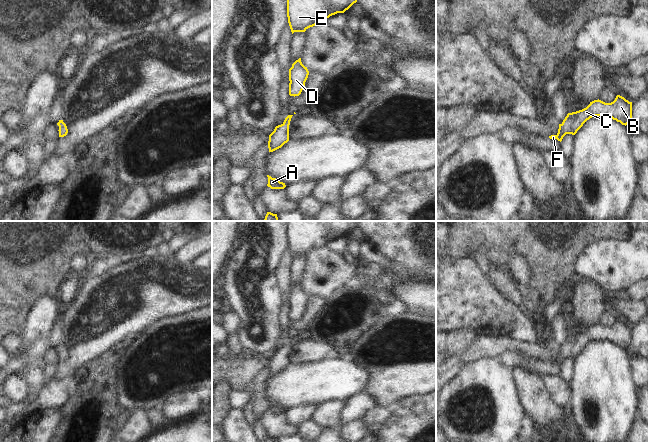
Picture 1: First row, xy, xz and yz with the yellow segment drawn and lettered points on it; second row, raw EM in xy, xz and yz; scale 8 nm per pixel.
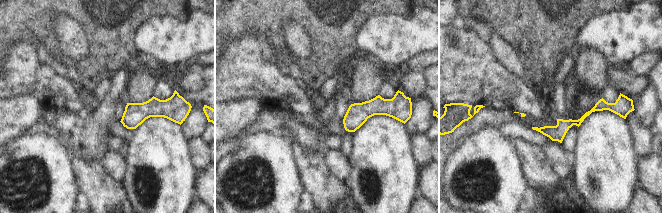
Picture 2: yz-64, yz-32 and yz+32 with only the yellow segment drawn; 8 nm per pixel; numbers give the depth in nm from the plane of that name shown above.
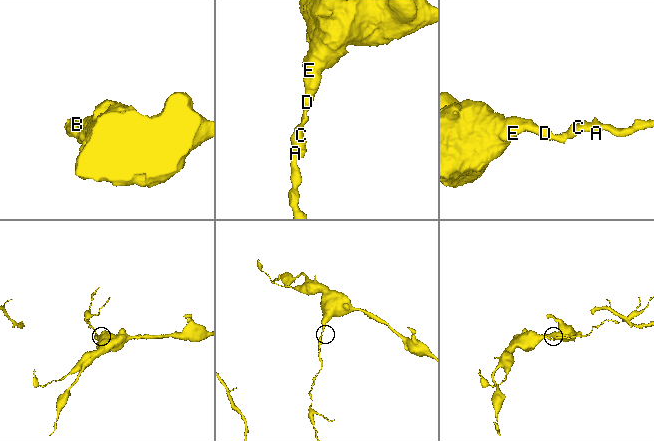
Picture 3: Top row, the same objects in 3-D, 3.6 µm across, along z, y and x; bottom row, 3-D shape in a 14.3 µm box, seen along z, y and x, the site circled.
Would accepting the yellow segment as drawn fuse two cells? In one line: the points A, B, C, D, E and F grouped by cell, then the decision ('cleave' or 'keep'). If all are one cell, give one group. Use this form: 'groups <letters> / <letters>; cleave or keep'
groups A B C D E F; keep

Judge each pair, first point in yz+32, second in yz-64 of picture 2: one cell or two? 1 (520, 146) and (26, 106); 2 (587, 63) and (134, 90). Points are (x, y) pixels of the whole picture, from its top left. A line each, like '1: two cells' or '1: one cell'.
1: two cells
2: one cell

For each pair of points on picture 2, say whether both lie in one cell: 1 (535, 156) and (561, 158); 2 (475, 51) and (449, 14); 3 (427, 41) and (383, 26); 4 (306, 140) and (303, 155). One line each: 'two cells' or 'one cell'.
1: two cells
2: two cells
3: one cell
4: two cells

